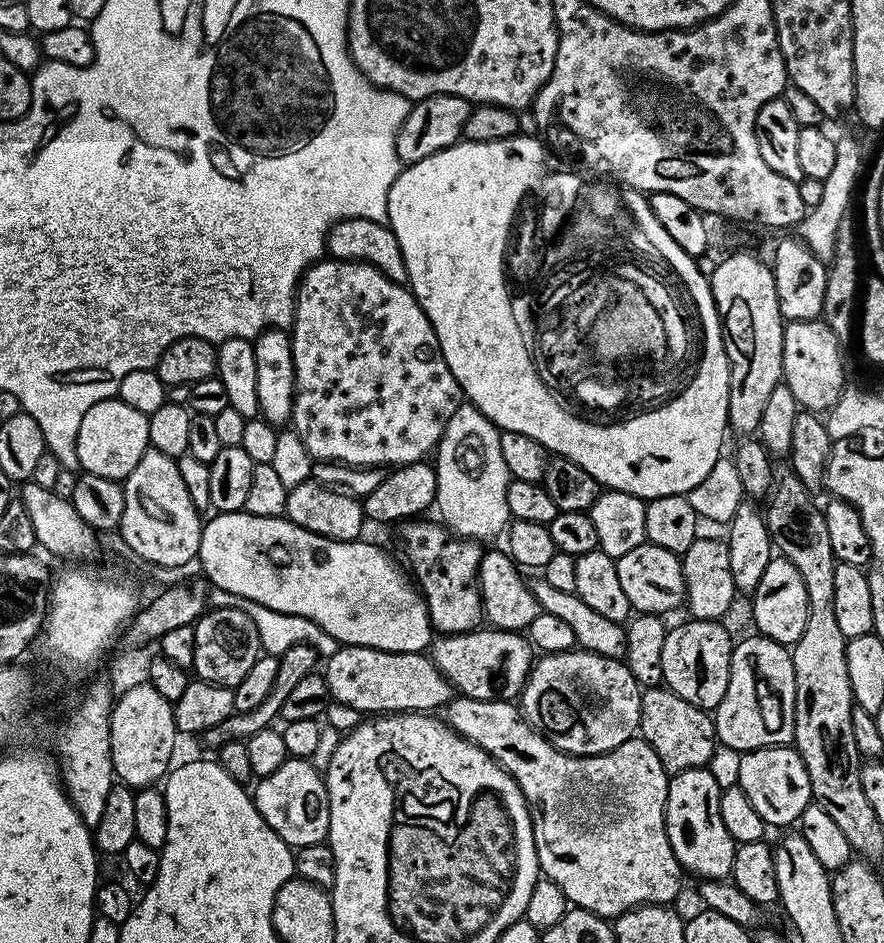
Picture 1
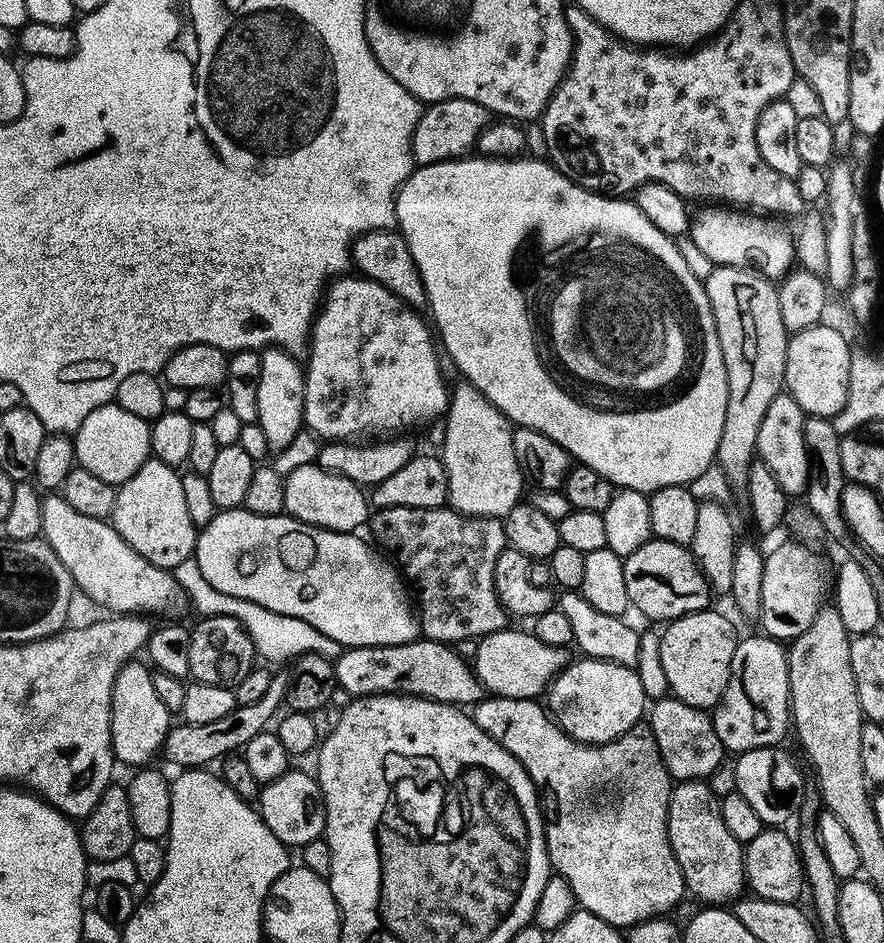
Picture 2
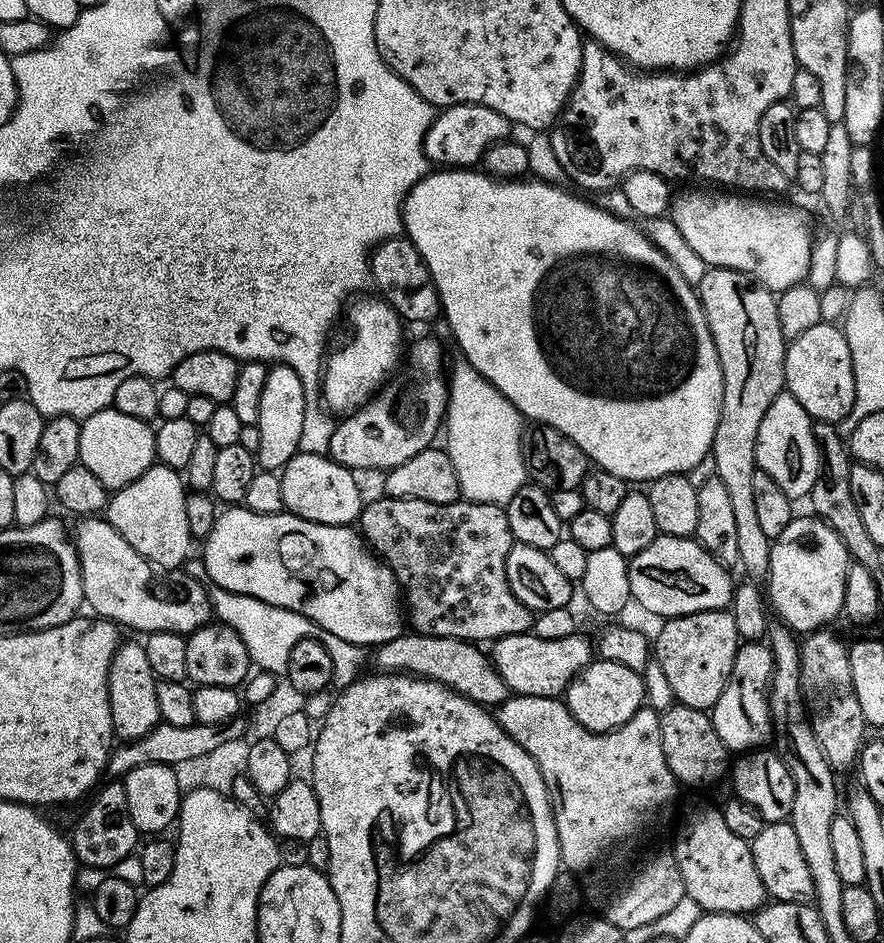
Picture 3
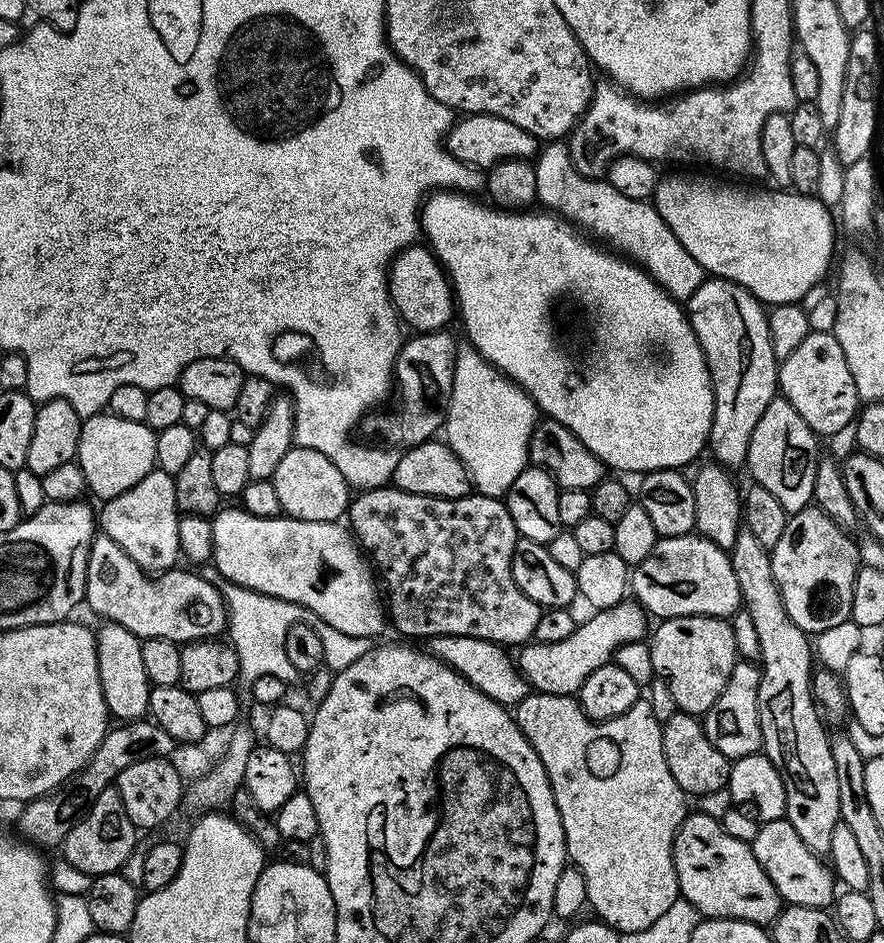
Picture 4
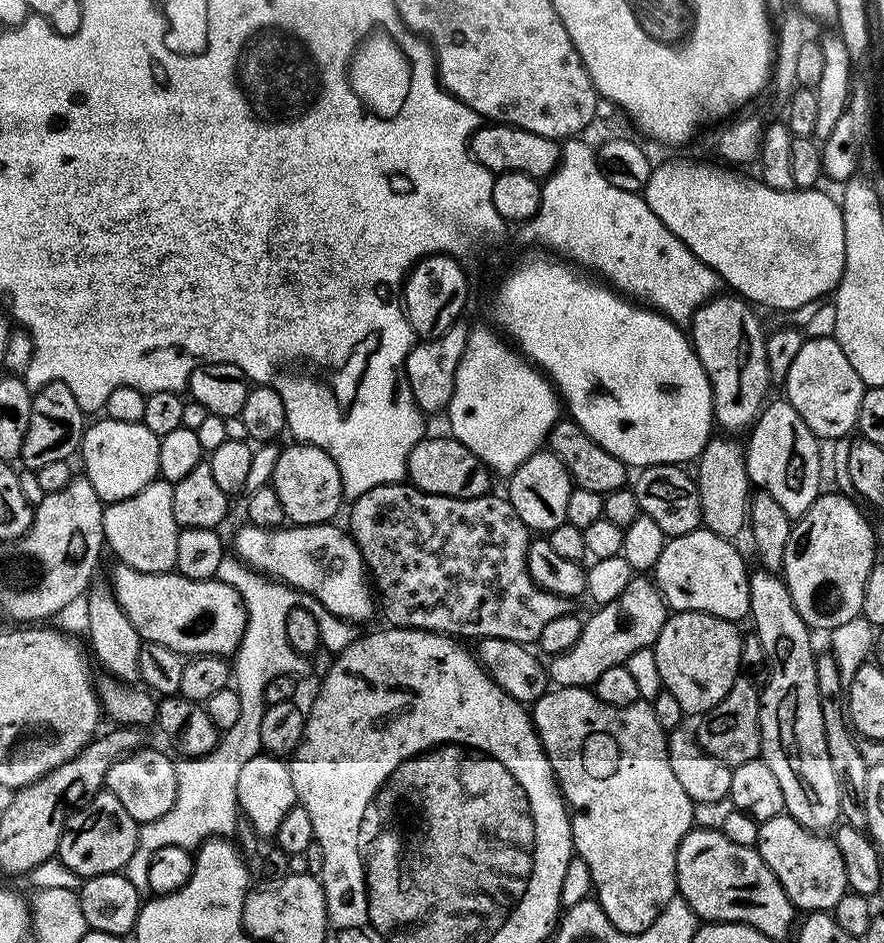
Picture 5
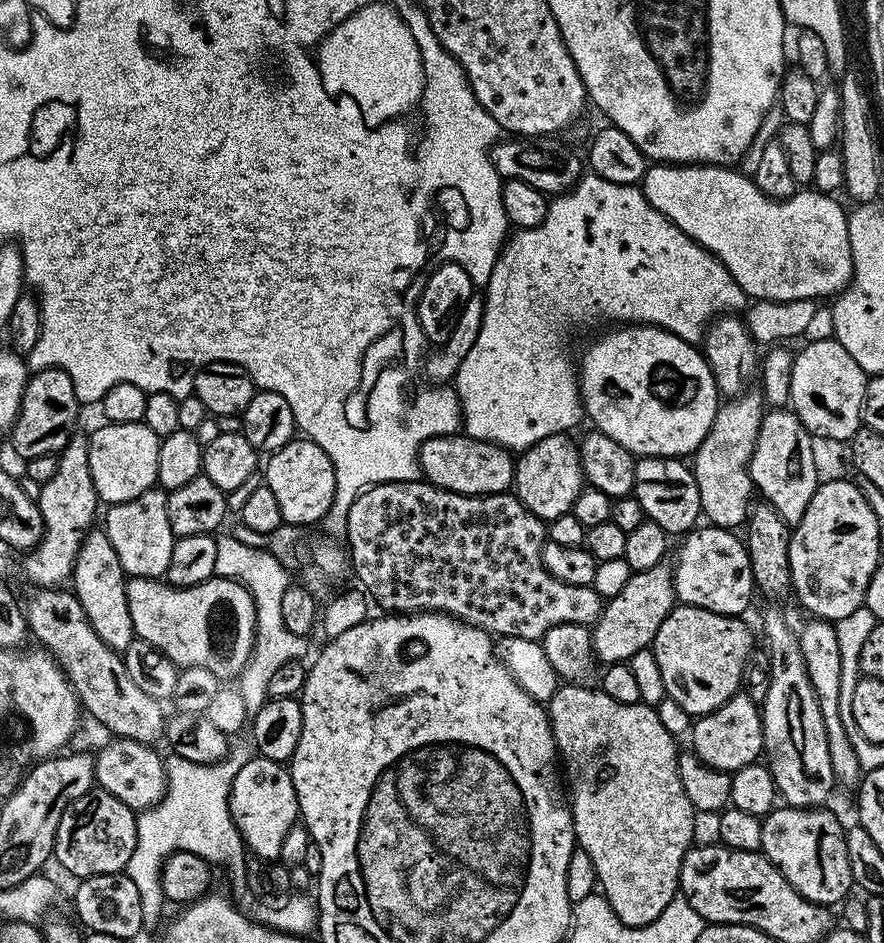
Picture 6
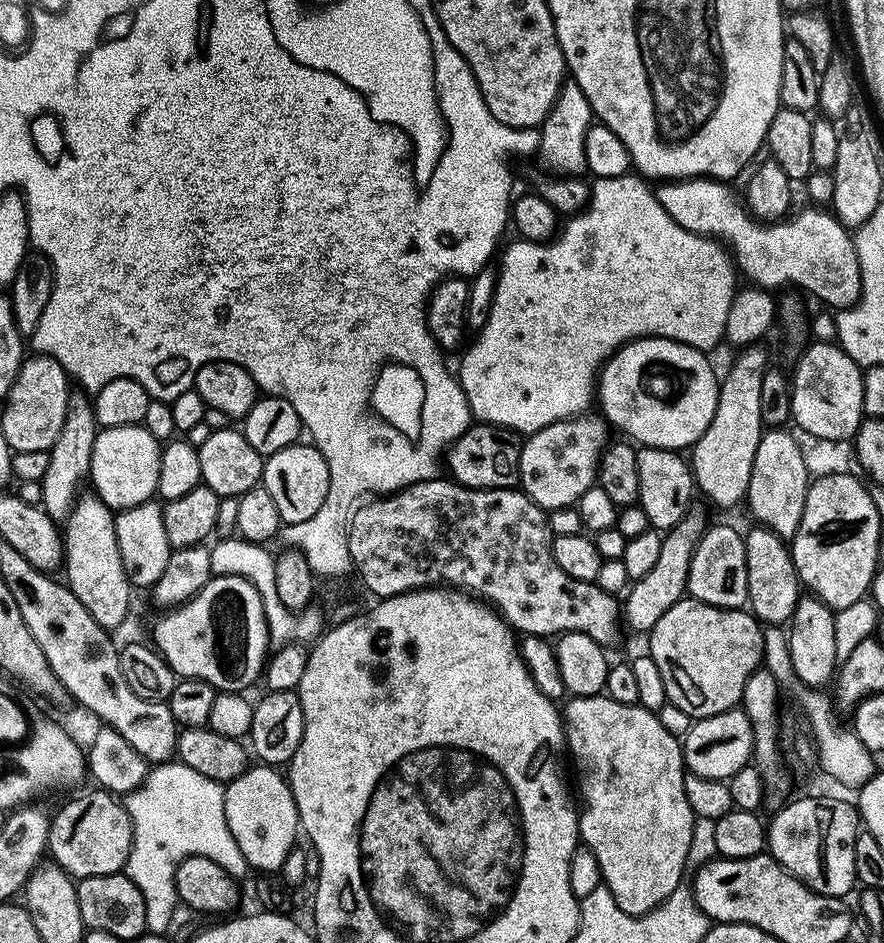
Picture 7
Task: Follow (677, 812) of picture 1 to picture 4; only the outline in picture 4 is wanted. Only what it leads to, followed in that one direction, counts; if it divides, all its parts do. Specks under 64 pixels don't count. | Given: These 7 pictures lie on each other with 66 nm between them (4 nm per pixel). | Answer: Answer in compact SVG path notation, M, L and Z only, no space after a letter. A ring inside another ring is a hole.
M693 811L684 817L684 825L676 832L676 841L672 847L672 861L676 867L680 896L689 900L701 917L718 920L745 920L751 924L768 926L782 911L782 901L778 890L766 874L766 870L758 866L758 858L754 858L752 845L738 838L730 838L730 834L724 832L723 823L706 814Z

